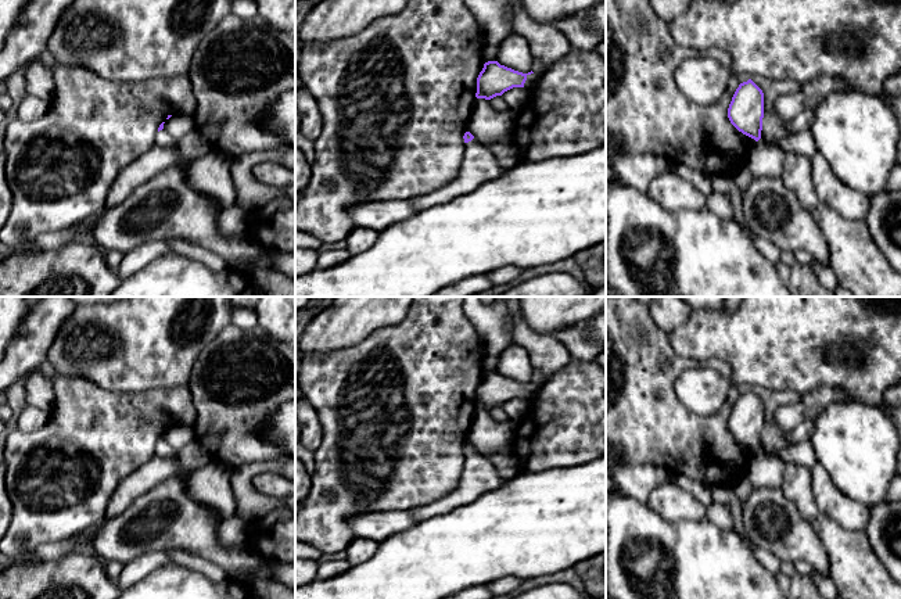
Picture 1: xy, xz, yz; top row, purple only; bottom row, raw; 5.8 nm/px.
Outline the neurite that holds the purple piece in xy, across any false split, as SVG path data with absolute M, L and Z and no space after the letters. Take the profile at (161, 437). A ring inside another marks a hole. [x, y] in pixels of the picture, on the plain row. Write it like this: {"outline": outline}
{"outline": "M162 433L158 438L158 442L155 445L155 455L164 456L164 458L173 458L179 453L179 451L173 449L165 440Z"}

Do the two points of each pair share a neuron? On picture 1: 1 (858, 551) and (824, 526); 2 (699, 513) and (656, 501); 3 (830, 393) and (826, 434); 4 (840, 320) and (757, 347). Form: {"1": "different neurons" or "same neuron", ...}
{"1": "same neuron", "2": "same neuron", "3": "different neurons", "4": "same neuron"}

